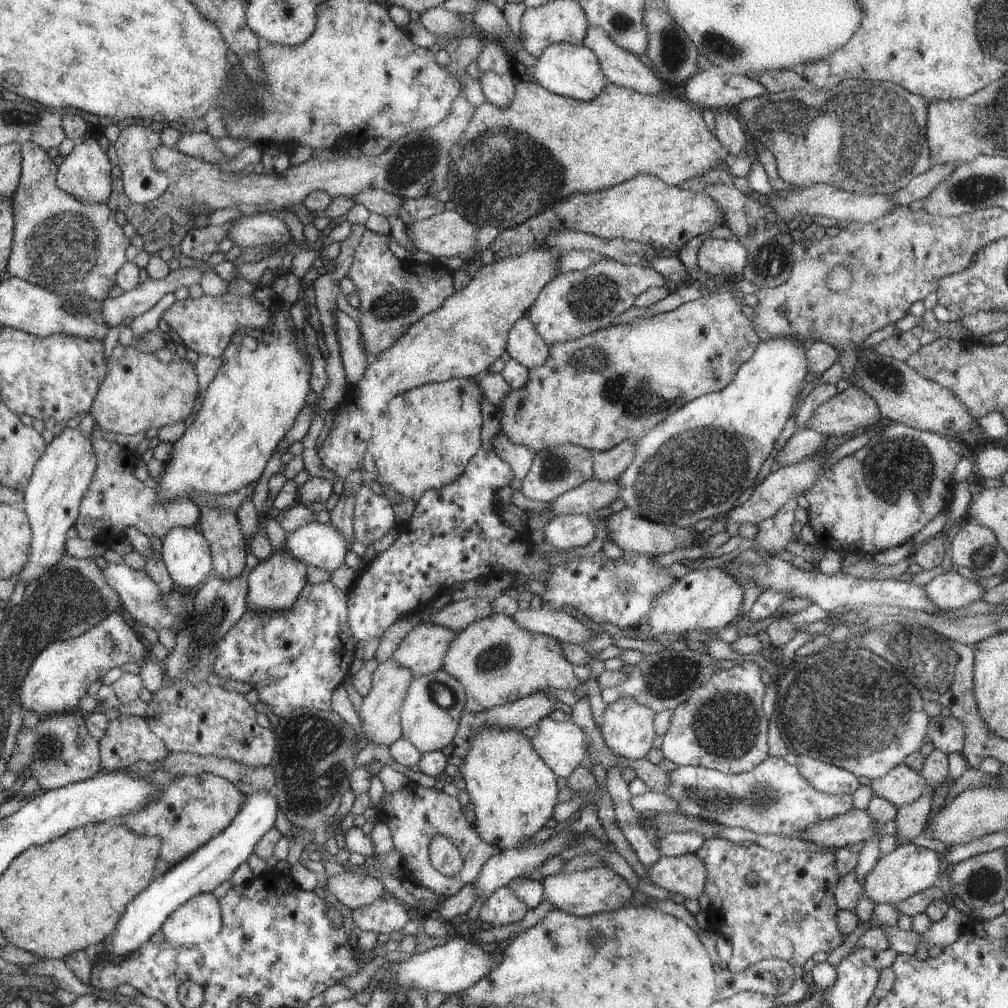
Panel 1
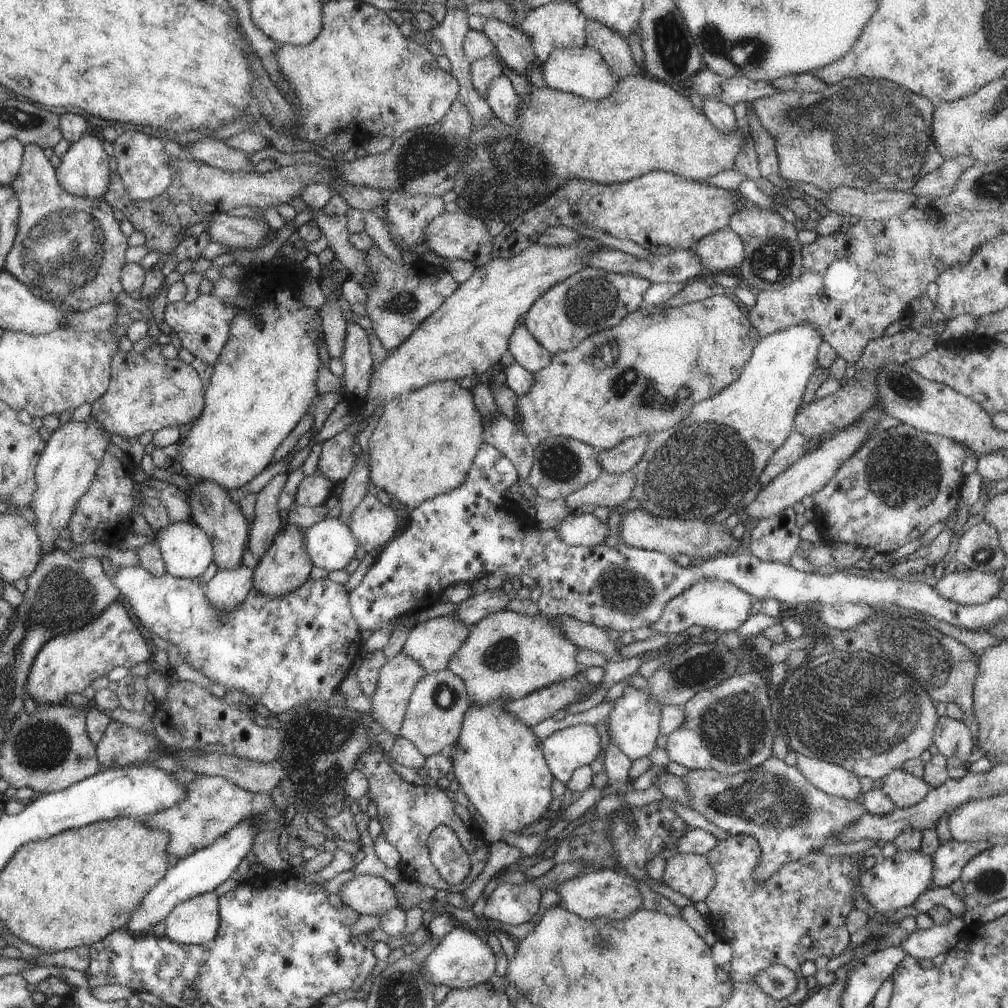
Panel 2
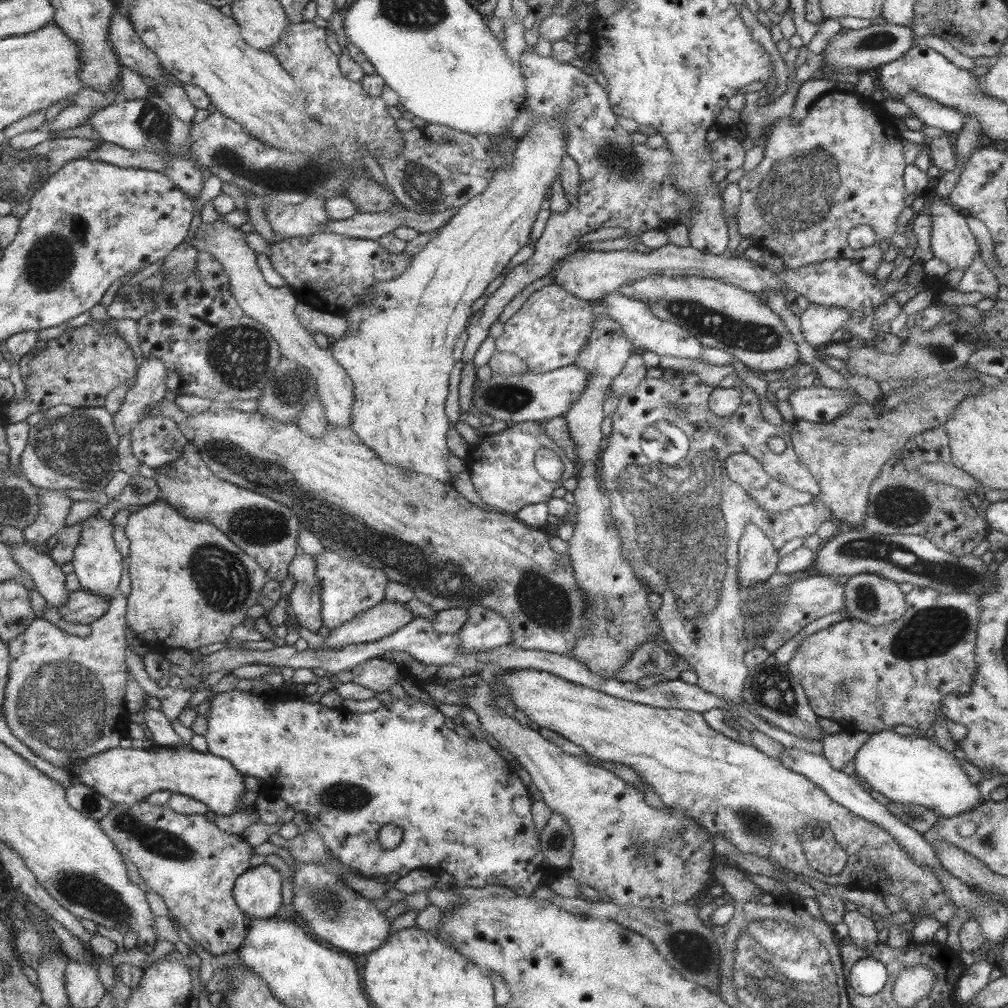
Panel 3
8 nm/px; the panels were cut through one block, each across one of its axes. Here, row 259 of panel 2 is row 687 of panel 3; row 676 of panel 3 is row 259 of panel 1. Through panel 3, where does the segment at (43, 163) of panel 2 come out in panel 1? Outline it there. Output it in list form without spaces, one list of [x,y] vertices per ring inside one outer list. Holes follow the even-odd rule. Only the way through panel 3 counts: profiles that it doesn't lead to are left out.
[[[28,141],[22,143],[23,175],[19,182],[19,190],[15,192],[12,204],[15,210],[14,249],[8,265],[8,275],[37,284],[50,287],[59,294],[69,294],[77,297],[84,293],[91,299],[105,301],[111,288],[117,285],[115,276],[119,268],[127,263],[127,248],[131,245],[130,238],[125,236],[123,228],[115,220],[115,212],[108,204],[83,204],[77,197],[67,194],[58,186],[59,167],[47,150]]]

